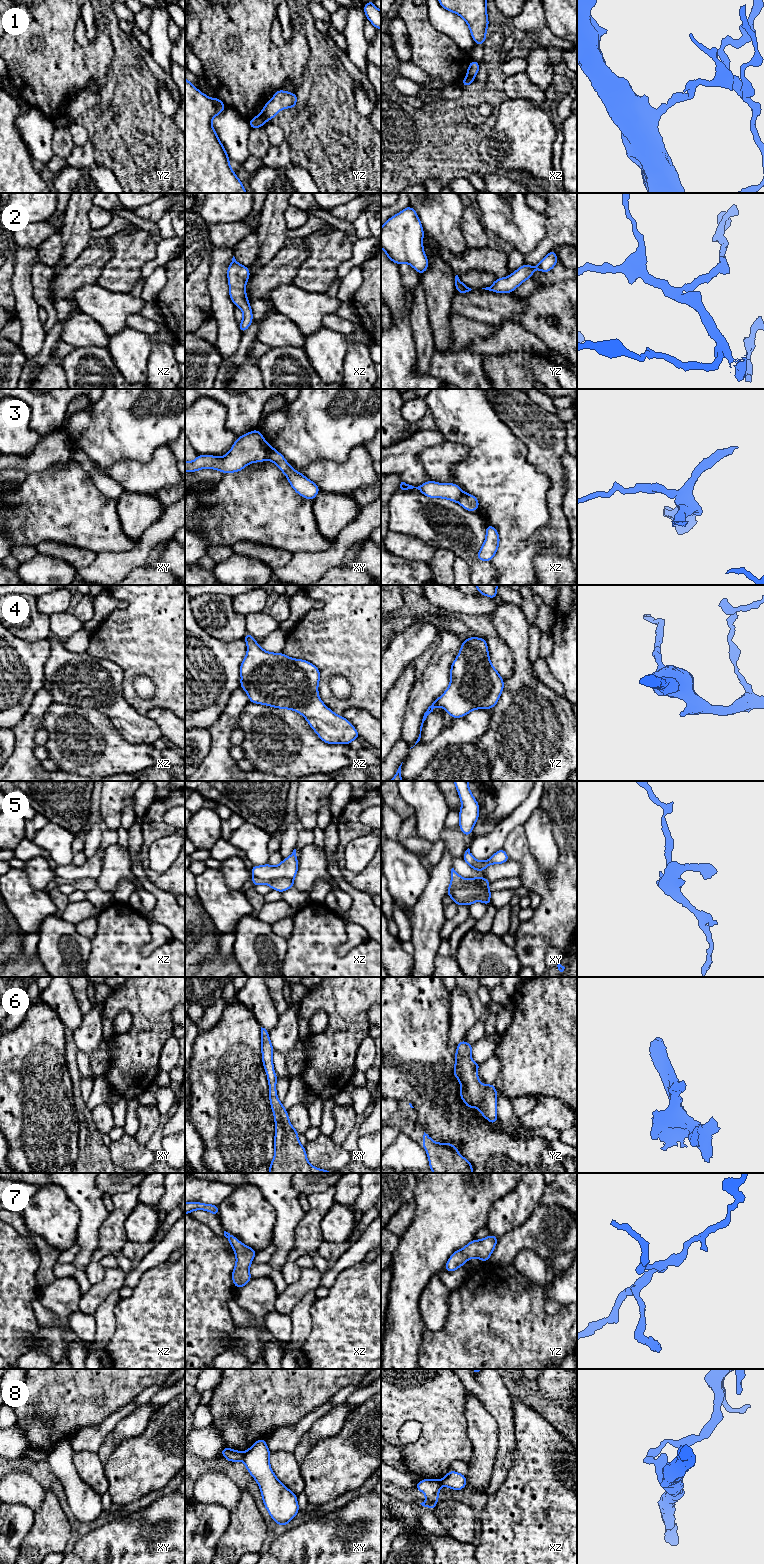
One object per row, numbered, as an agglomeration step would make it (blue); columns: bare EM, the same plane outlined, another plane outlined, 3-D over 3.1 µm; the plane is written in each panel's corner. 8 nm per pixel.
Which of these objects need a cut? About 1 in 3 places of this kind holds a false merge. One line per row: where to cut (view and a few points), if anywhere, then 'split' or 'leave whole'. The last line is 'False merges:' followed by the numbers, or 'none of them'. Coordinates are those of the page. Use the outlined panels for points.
1: cut yz (261, 114), (266, 120); split
2: cut none; leave whole
3: cut xy (264, 441), (266, 458); split
4: cut none; leave whole
5: cut none; leave whole
6: cut none; leave whole
7: cut none; leave whole
8: cut xy (244, 1453), (242, 1459); split
False merges: 1, 3, 8

